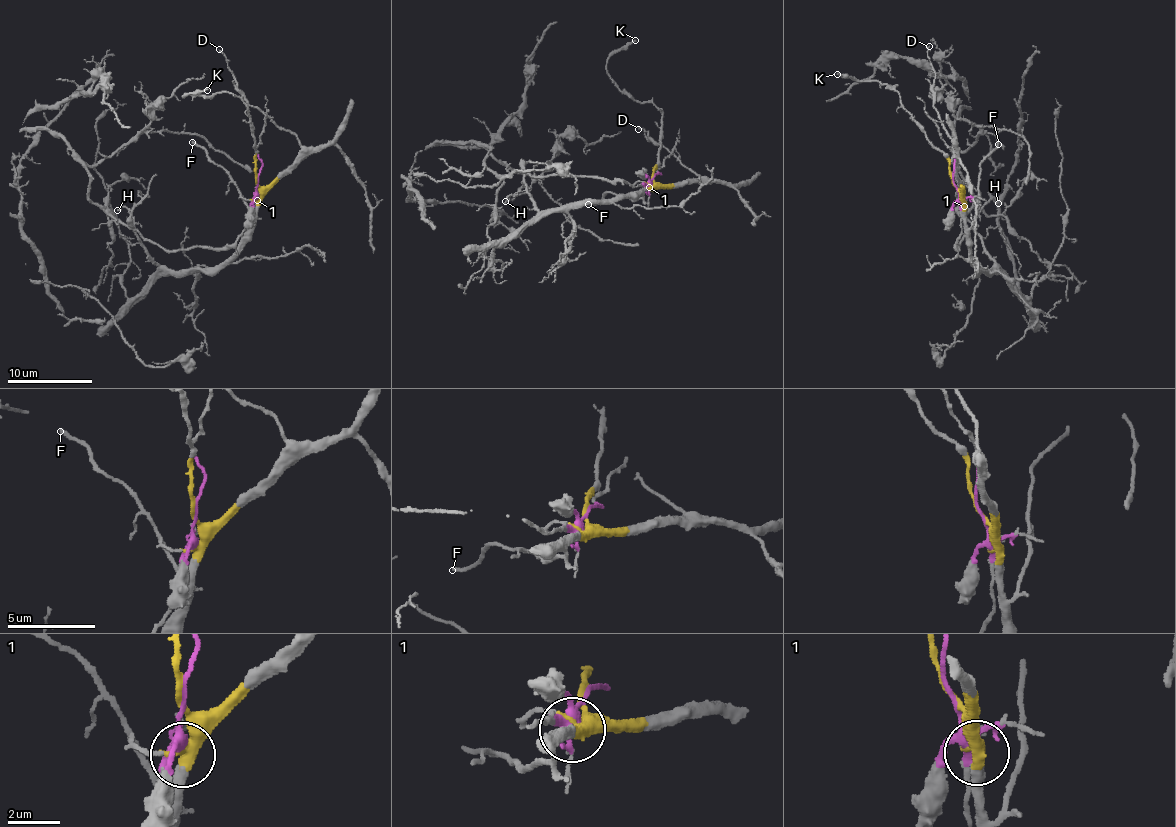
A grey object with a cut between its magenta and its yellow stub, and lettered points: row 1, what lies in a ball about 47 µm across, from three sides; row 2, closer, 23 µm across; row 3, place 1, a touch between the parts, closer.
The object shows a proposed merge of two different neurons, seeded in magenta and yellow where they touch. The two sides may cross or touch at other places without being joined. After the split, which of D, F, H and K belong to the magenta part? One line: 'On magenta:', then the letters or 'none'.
On magenta: none

